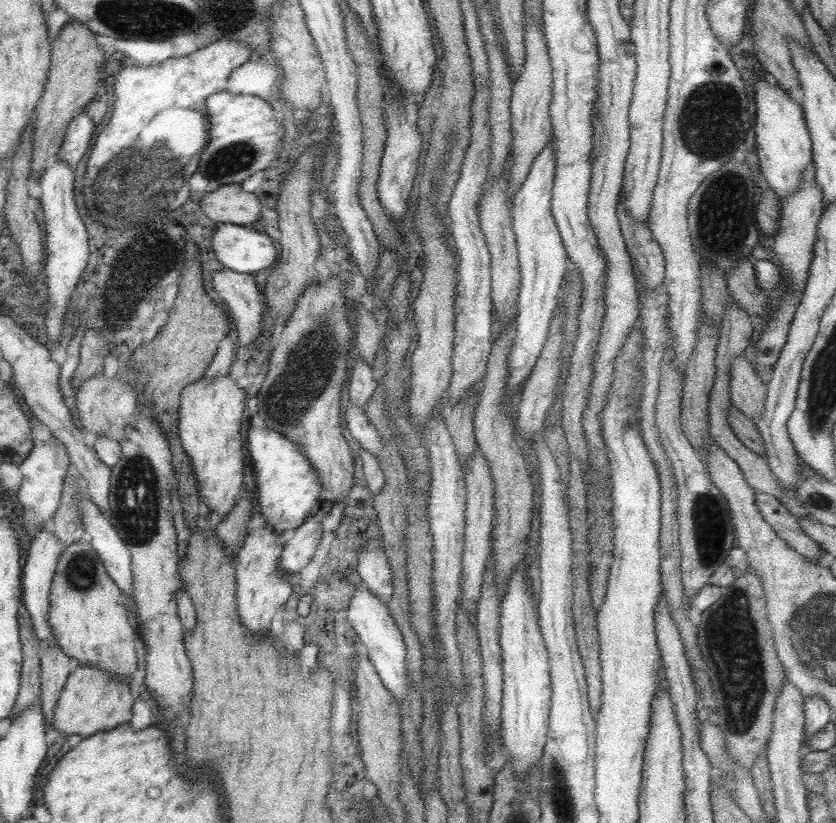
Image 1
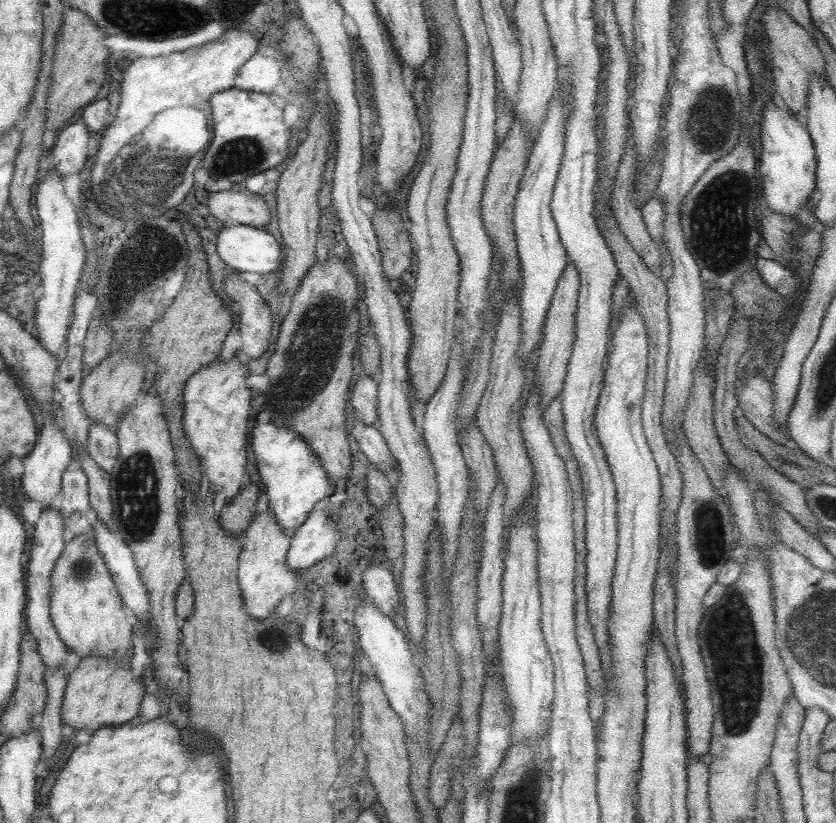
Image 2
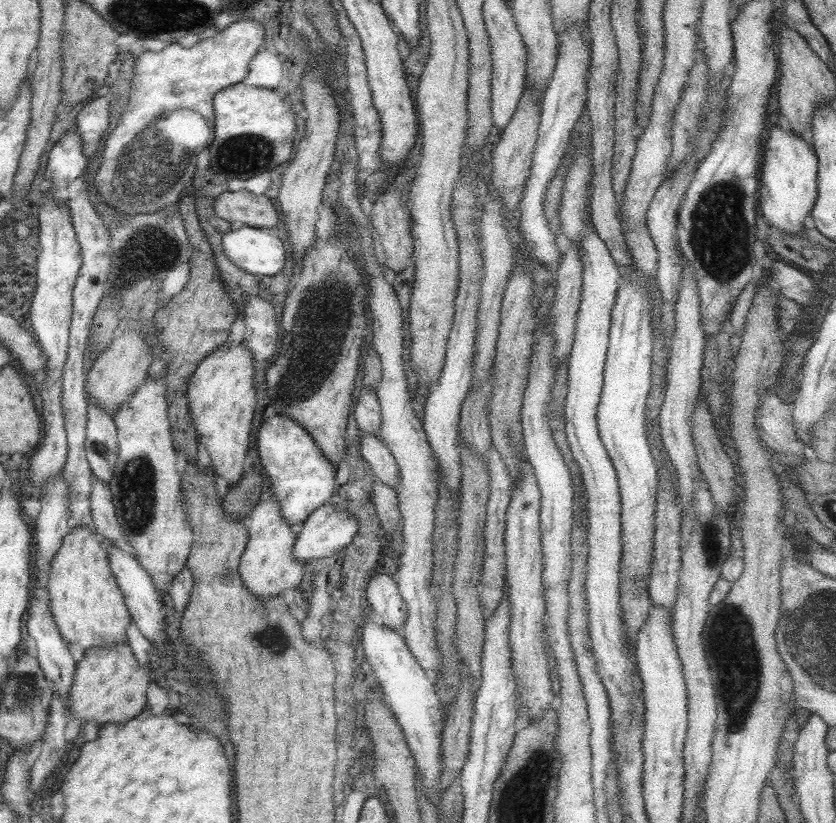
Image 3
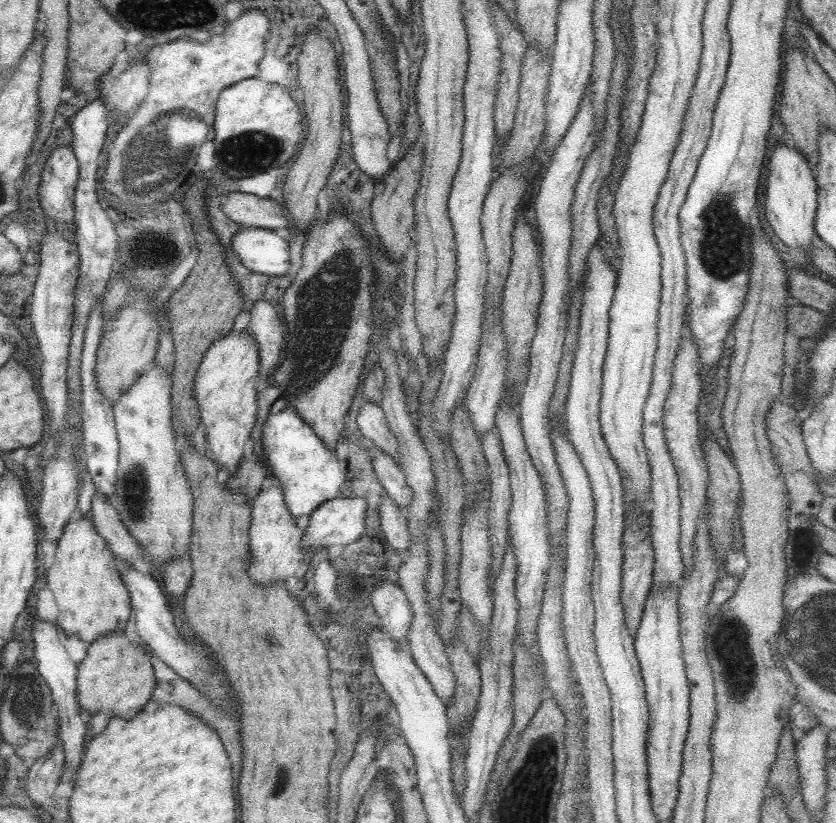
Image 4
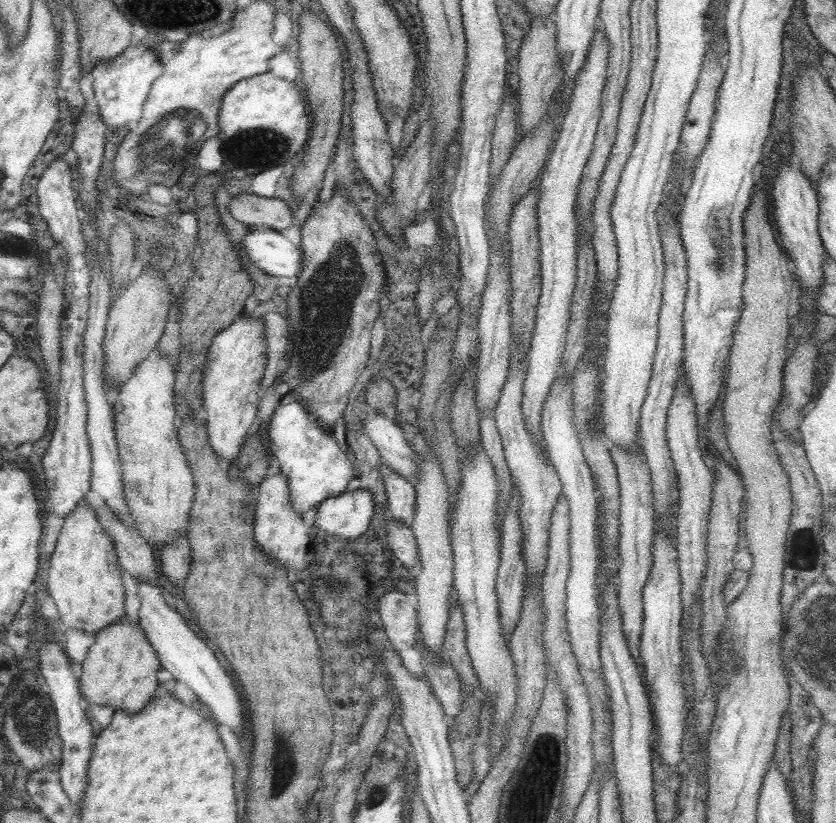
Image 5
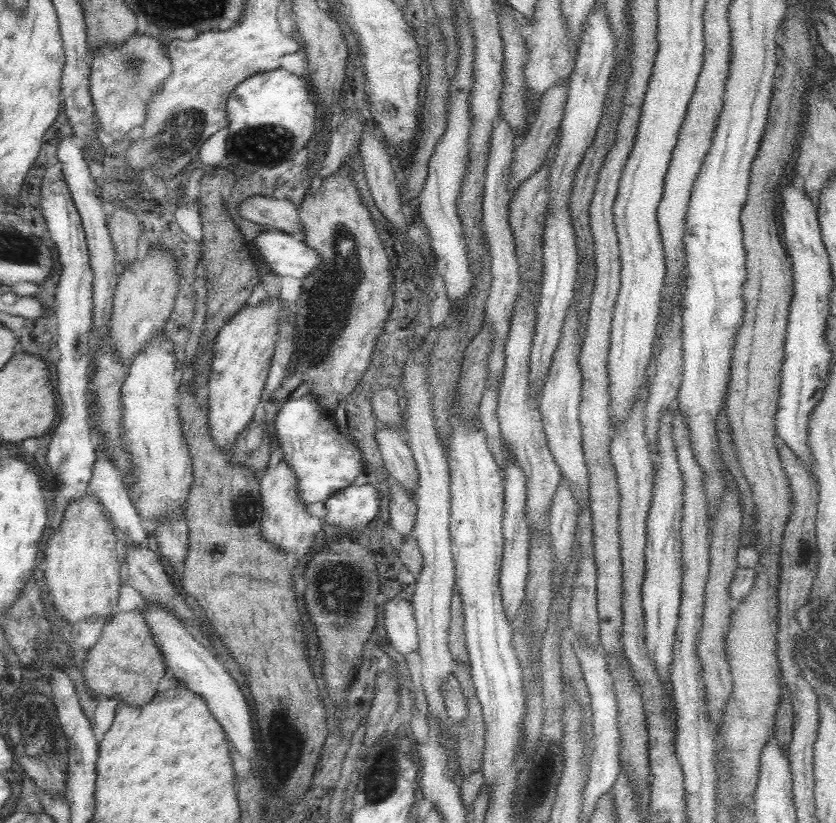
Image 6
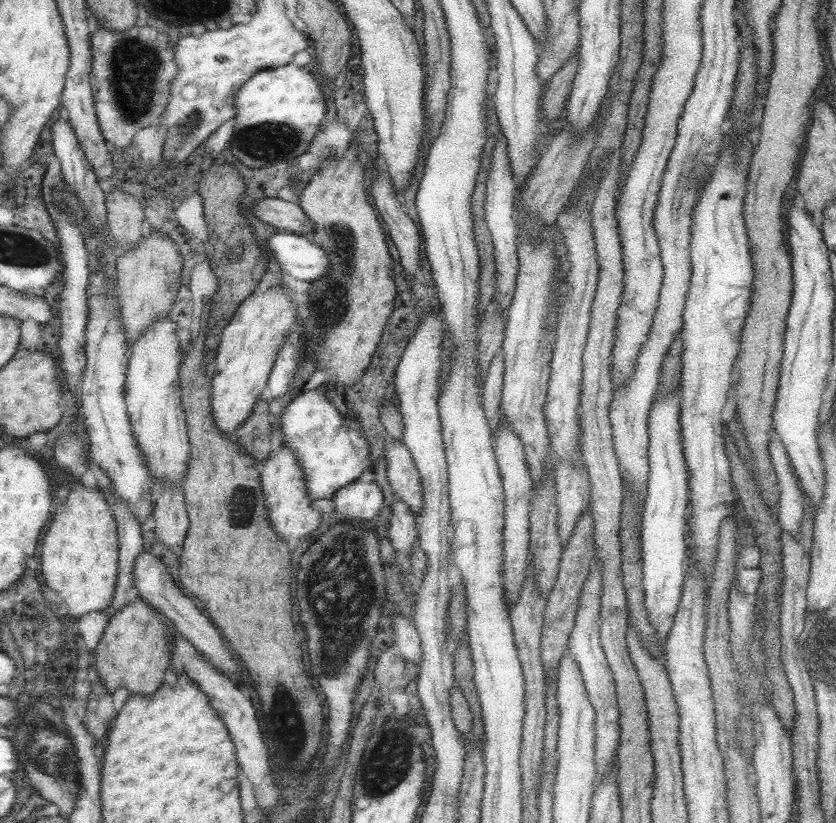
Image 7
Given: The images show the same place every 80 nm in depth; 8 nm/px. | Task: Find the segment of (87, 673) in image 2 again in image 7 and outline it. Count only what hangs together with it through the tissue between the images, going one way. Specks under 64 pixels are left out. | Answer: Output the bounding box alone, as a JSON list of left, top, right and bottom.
[91,598,170,696]

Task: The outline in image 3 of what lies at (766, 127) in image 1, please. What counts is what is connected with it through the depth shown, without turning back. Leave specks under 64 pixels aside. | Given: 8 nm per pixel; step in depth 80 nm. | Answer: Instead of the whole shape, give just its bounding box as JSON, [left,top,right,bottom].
[759,126,817,235]

